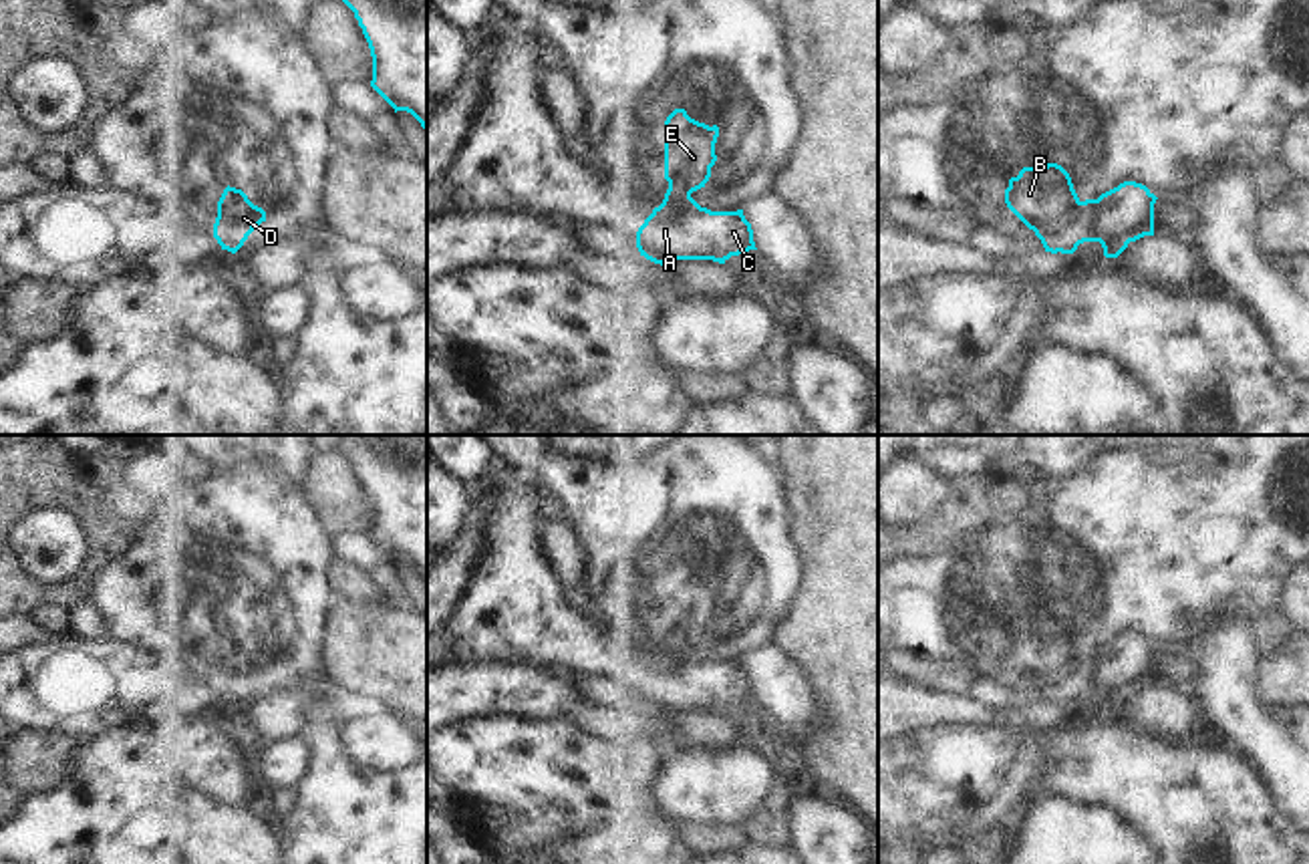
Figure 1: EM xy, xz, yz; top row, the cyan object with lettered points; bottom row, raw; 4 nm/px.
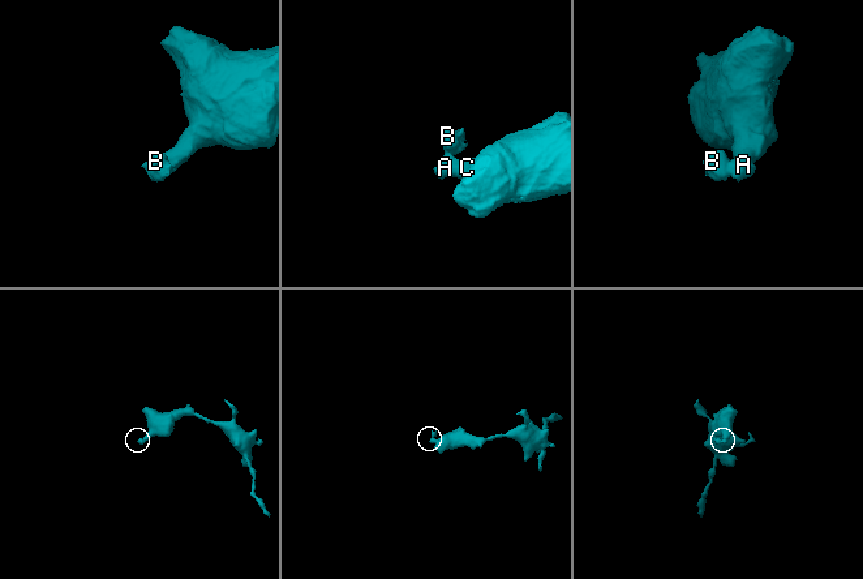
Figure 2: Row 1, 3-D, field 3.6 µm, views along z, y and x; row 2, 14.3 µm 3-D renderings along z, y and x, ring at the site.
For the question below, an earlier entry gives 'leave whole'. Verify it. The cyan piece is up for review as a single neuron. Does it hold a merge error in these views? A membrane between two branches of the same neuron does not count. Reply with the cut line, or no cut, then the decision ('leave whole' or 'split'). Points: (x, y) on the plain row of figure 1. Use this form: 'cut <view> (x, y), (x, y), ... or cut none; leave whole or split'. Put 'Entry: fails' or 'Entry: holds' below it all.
cut yz (1078, 653), (1090, 691); split
Entry: fails

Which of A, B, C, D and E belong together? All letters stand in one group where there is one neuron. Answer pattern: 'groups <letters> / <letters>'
groups A C / B D E

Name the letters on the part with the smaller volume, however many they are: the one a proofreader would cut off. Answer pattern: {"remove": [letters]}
{"remove": ["B", "D", "E"]}

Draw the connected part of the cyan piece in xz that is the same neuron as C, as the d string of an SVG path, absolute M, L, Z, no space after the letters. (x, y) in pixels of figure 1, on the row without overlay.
M673 636L638 679L636 699L640 707L661 717L671 711L725 715L731 707L757 701L743 661L711 663L701 659L689 642Z

